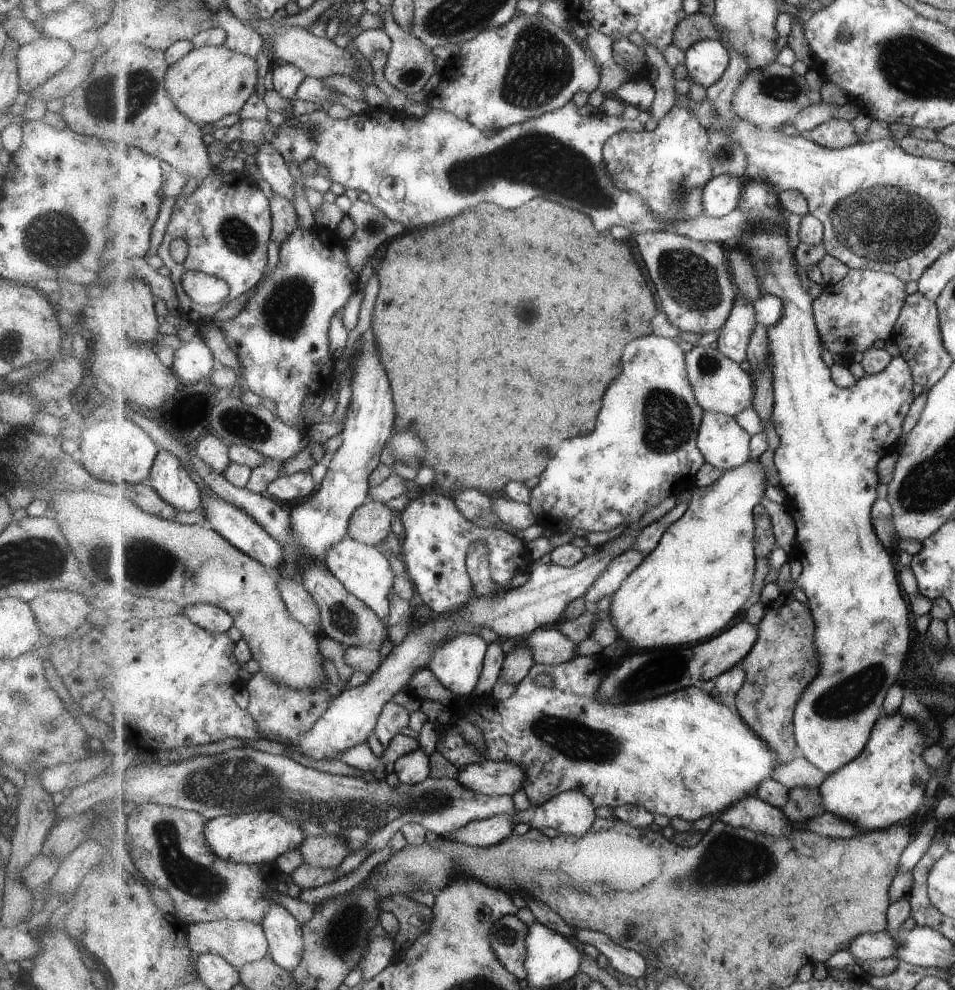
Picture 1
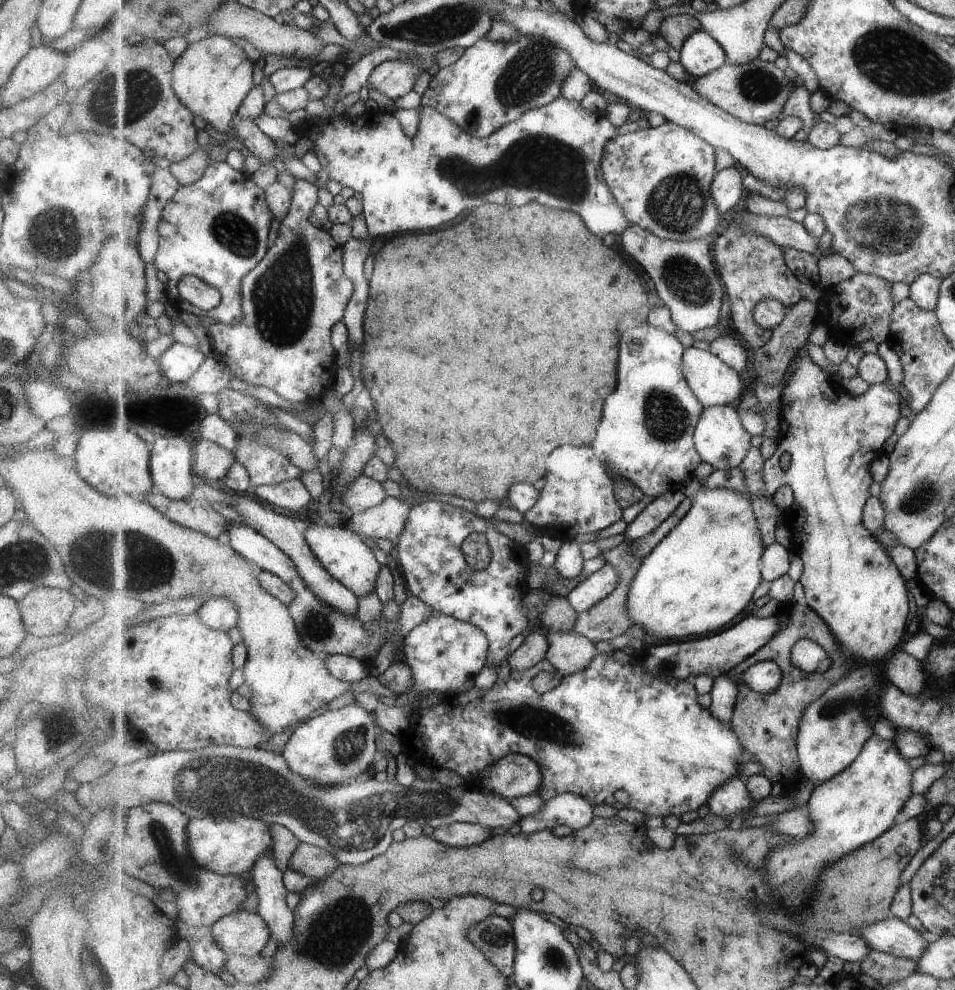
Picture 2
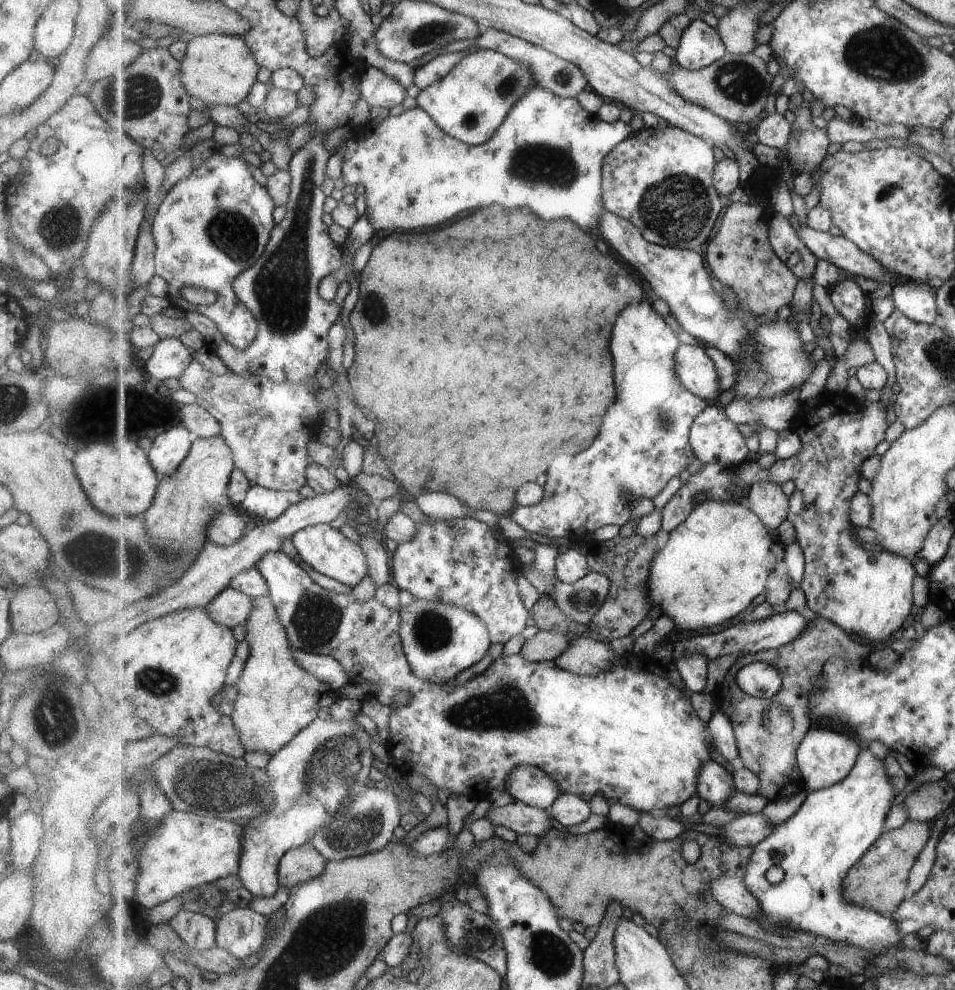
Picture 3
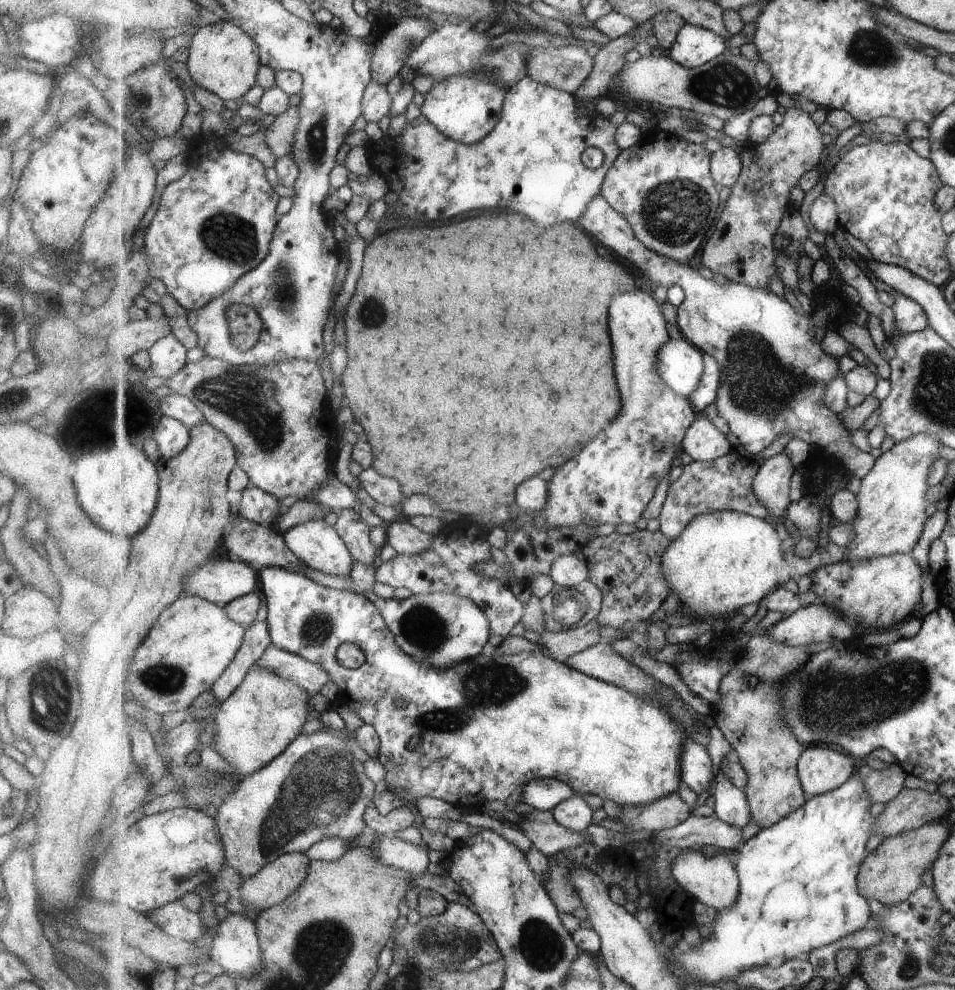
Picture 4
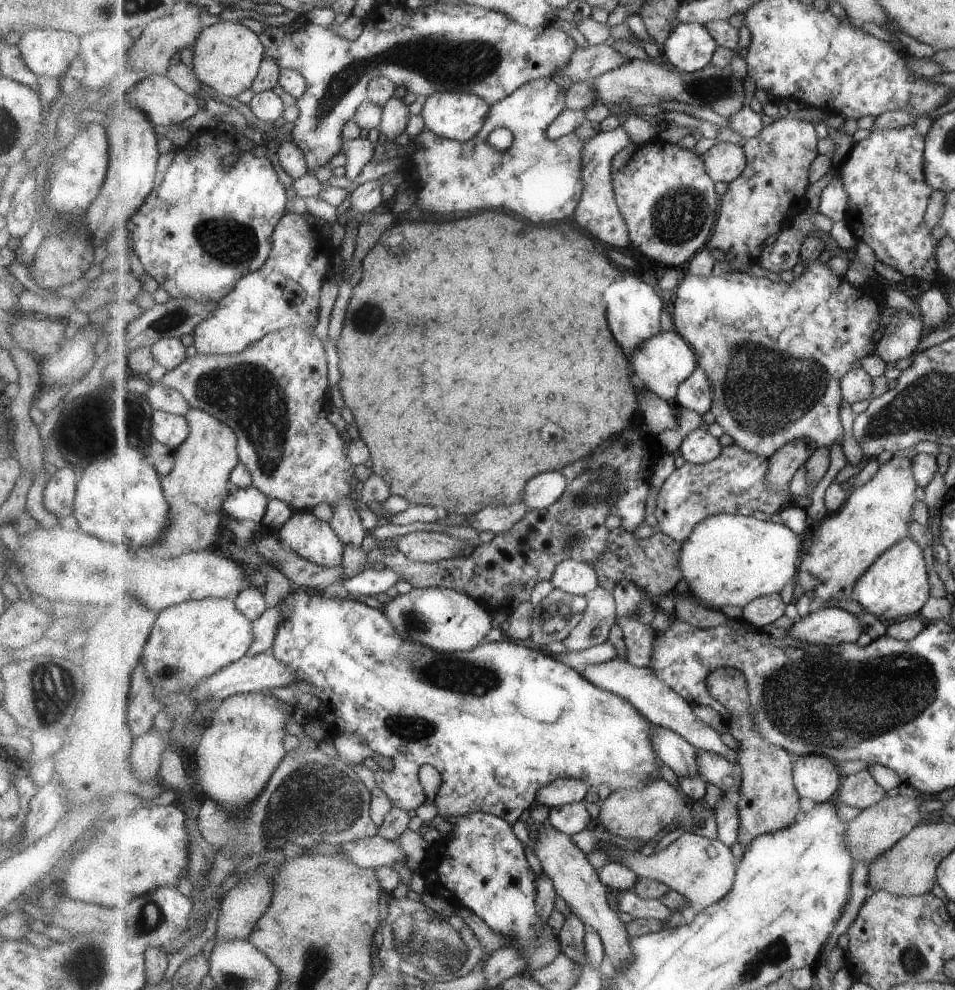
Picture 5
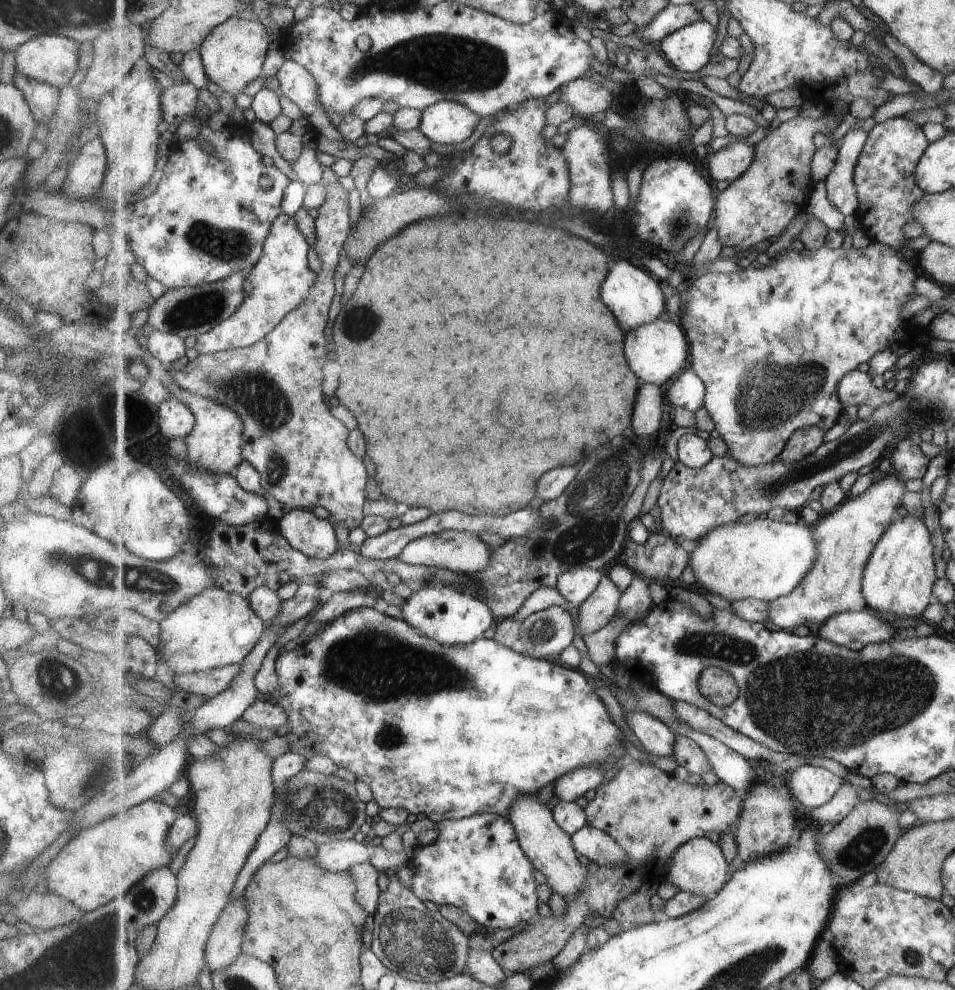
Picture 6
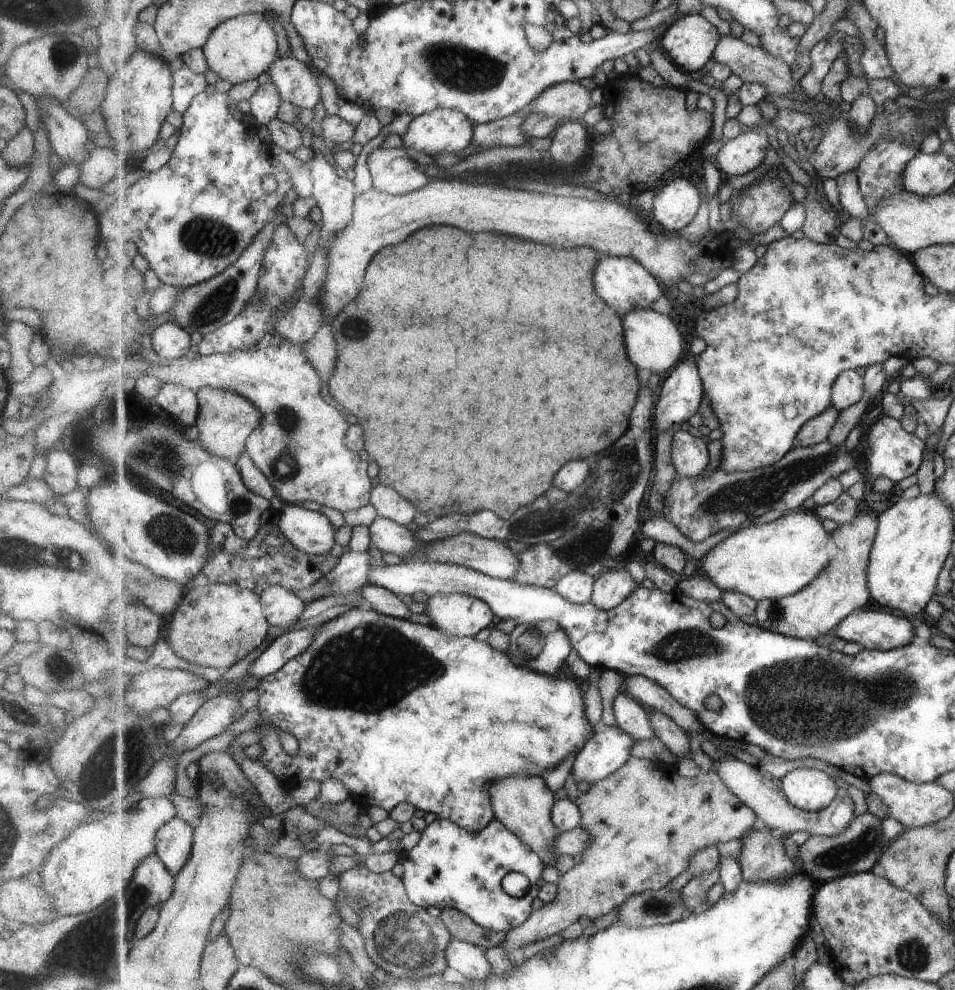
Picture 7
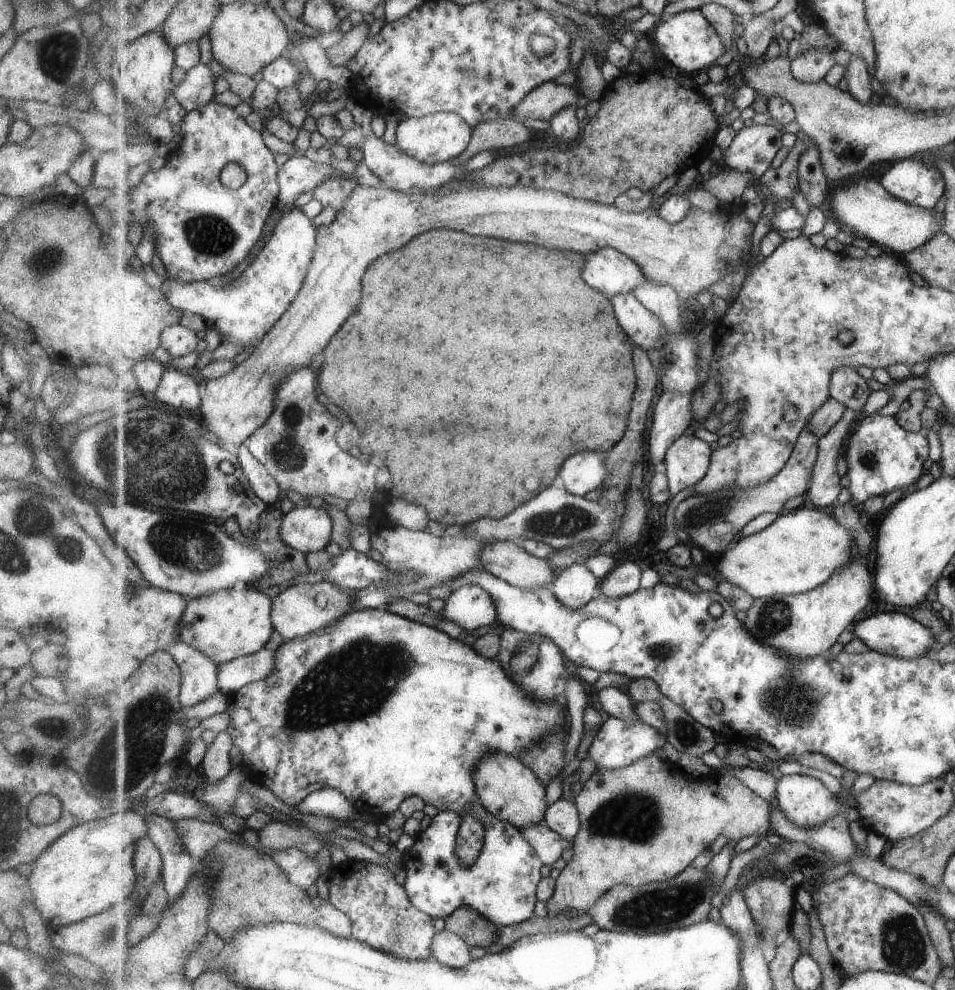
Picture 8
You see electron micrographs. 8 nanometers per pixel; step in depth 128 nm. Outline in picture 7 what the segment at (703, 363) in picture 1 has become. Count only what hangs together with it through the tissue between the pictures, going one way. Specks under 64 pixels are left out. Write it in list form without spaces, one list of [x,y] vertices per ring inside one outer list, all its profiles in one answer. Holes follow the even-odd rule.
[[[655,309],[633,310],[633,314],[622,316],[625,327],[625,342],[633,364],[639,370],[647,370],[654,374],[667,374],[669,368],[681,359],[683,352],[683,336],[677,331],[673,318],[657,312]]]

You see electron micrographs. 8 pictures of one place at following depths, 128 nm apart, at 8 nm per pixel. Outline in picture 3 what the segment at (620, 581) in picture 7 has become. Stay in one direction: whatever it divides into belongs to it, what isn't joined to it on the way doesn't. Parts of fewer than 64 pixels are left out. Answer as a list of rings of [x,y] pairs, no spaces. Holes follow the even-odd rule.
[[[539,631],[526,640],[520,651],[529,661],[555,661],[570,646],[573,634]]]

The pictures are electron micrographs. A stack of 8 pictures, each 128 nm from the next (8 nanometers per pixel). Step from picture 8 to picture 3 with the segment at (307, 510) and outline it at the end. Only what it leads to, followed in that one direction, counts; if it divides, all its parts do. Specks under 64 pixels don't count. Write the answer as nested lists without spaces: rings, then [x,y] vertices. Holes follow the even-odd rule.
[[[328,523],[306,527],[297,532],[291,540],[300,558],[325,577],[353,588],[361,582],[363,576],[369,576],[368,556],[357,543],[345,538],[339,529],[331,528]]]

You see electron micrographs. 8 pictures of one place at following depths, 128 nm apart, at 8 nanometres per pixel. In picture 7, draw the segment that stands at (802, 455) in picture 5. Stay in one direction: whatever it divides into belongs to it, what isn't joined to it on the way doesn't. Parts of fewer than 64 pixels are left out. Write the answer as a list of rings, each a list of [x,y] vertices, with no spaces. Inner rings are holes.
[[[831,405],[823,414],[809,420],[797,434],[795,448],[798,446],[815,446],[828,441],[831,430],[833,430],[839,417],[840,410]]]

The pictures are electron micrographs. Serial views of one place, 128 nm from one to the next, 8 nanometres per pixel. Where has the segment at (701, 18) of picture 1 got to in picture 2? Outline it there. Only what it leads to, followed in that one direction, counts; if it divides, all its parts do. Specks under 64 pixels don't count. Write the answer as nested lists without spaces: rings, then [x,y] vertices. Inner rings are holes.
[[[687,14],[664,18],[657,31],[663,39],[677,51],[681,51],[685,42],[703,26],[695,16]]]

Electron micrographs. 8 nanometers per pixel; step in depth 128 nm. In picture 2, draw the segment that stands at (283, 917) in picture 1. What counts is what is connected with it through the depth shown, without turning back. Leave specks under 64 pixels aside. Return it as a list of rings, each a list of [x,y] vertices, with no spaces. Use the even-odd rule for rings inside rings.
[[[272,851],[264,854],[251,870],[252,883],[259,899],[258,914],[265,920],[271,930],[272,937],[277,940],[278,947],[287,945],[293,938],[296,930],[296,916],[287,906],[287,888],[284,884],[284,873],[277,866],[277,858]]]

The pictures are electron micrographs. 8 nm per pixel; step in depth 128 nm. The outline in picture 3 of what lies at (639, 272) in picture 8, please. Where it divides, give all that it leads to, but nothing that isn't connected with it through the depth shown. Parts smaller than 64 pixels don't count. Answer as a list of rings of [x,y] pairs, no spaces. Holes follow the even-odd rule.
[[[633,302],[631,306],[627,306],[621,314],[619,314],[619,320],[617,320],[617,326],[613,328],[613,360],[615,360],[615,370],[617,370],[617,402],[613,404],[611,410],[607,410],[605,418],[603,418],[603,428],[601,428],[601,438],[597,438],[597,442],[593,442],[591,448],[587,448],[585,452],[577,454],[577,456],[559,456],[557,462],[551,466],[549,470],[549,482],[544,485],[546,493],[545,499],[536,506],[533,507],[518,507],[510,515],[512,520],[520,525],[525,531],[537,533],[548,538],[567,538],[569,542],[575,541],[577,544],[586,544],[589,540],[587,534],[593,534],[595,530],[599,530],[605,525],[617,525],[618,527],[625,526],[627,522],[632,520],[633,510],[631,510],[631,504],[633,504],[634,498],[639,499],[652,499],[657,496],[667,486],[667,482],[673,478],[673,476],[680,476],[687,469],[687,466],[693,462],[696,458],[695,452],[692,450],[690,442],[690,434],[692,433],[693,424],[696,419],[704,413],[705,408],[709,405],[709,402],[703,398],[697,397],[692,394],[687,387],[681,384],[680,379],[676,376],[676,351],[682,343],[679,342],[677,334],[669,328],[669,324],[665,322],[663,316],[659,316],[655,312],[655,308],[649,302]]]

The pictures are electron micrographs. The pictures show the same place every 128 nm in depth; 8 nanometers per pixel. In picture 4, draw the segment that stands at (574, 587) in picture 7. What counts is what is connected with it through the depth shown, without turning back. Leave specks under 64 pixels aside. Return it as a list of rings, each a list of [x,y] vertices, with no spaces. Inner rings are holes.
[[[567,554],[553,564],[550,577],[556,585],[572,588],[586,582],[590,571],[581,555]]]

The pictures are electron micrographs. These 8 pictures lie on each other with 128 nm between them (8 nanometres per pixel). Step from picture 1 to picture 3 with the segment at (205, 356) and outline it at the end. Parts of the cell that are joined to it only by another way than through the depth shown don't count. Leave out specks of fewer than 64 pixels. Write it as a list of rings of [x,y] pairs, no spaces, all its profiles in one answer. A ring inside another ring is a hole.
[[[177,338],[161,339],[155,346],[153,356],[145,363],[147,376],[159,381],[179,379],[187,366],[194,362],[192,350]]]

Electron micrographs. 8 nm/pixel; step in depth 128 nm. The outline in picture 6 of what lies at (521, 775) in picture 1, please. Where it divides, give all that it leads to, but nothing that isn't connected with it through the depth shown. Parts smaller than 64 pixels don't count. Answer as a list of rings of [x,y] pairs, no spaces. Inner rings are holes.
[[[583,766],[556,780],[554,796],[563,802],[575,802],[583,798],[588,790],[599,788],[604,783],[605,768],[601,766]]]

